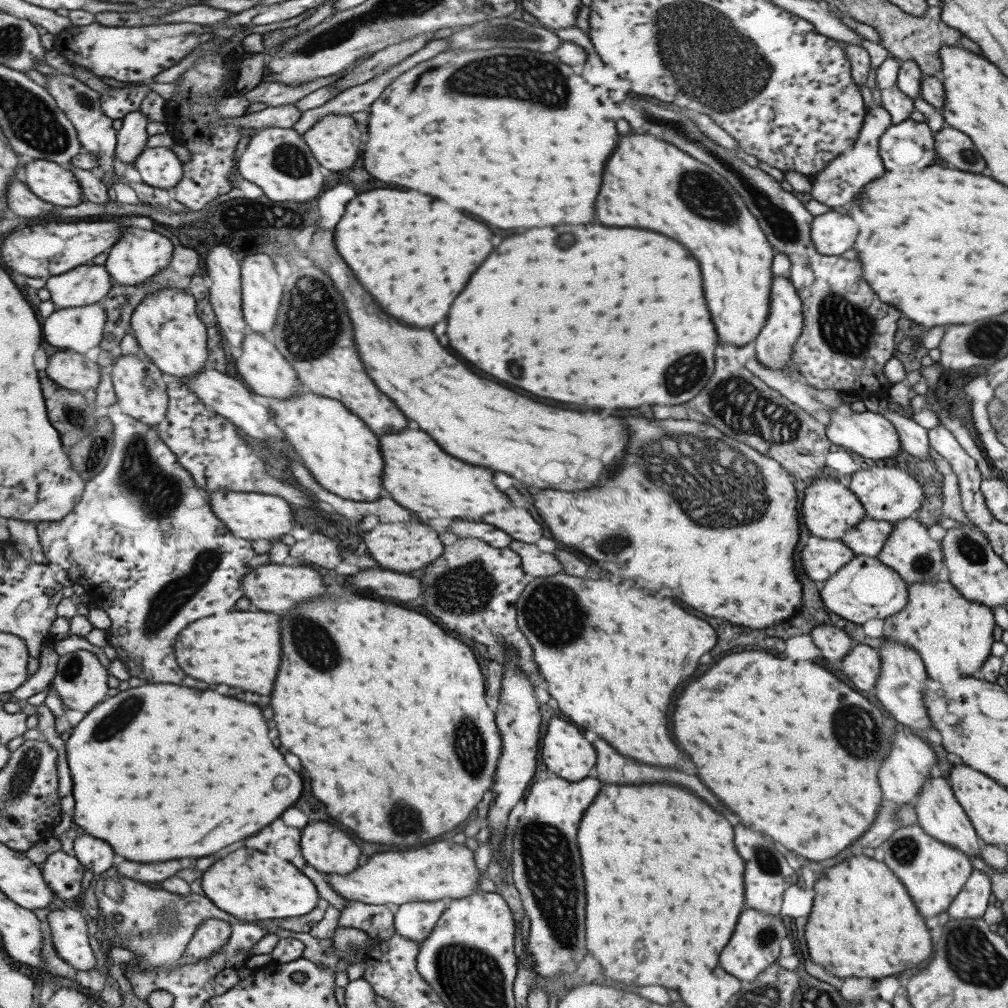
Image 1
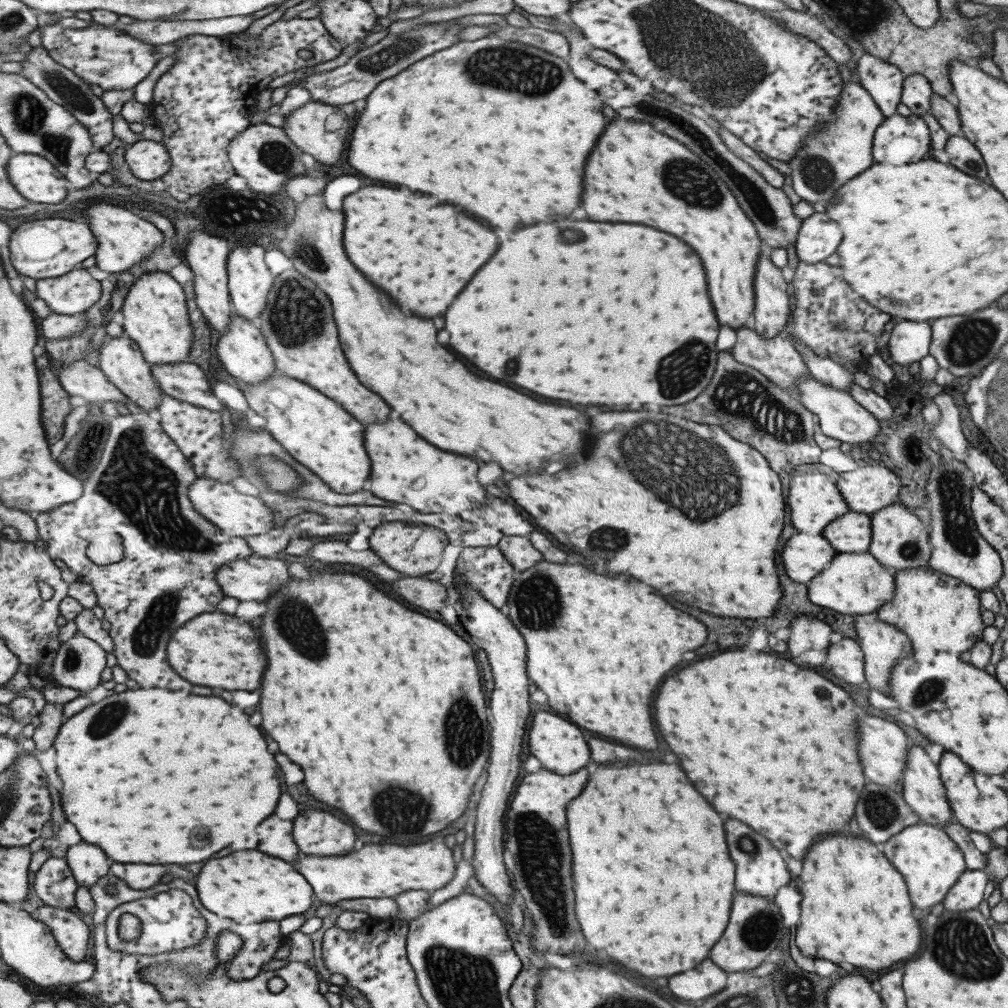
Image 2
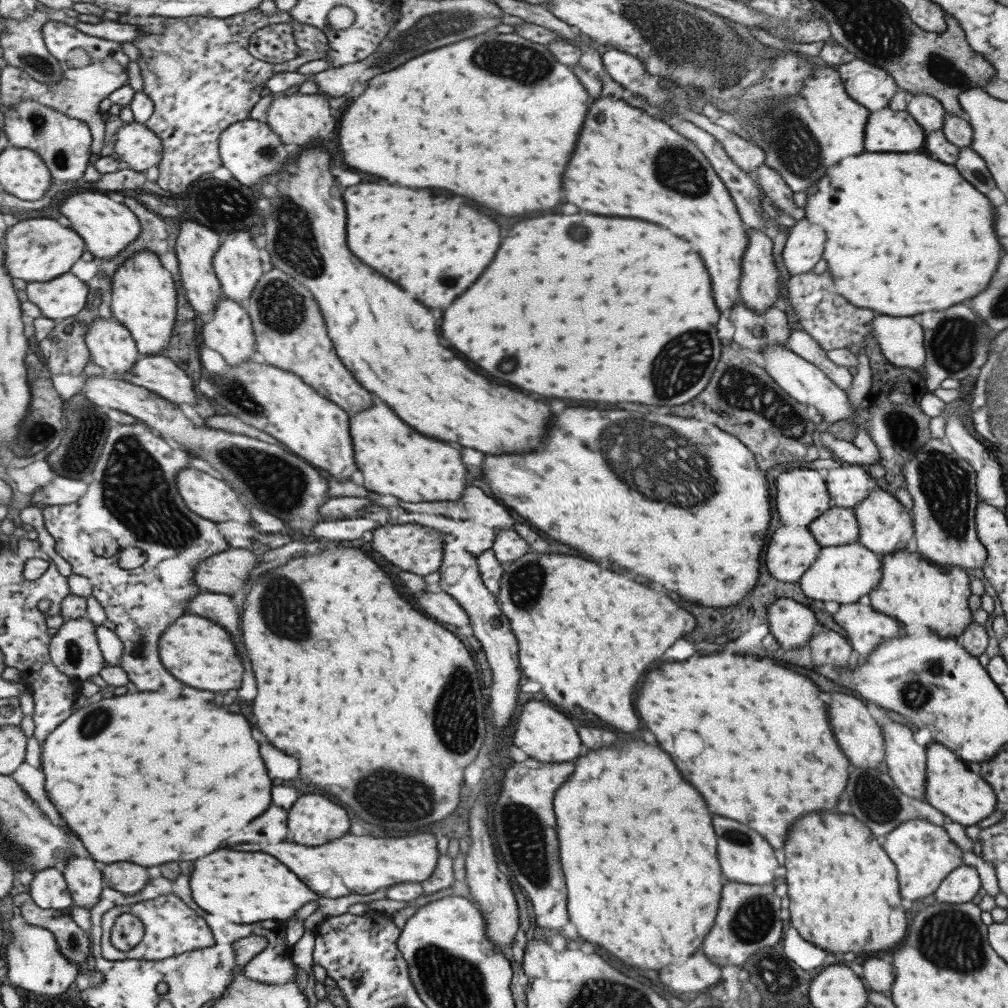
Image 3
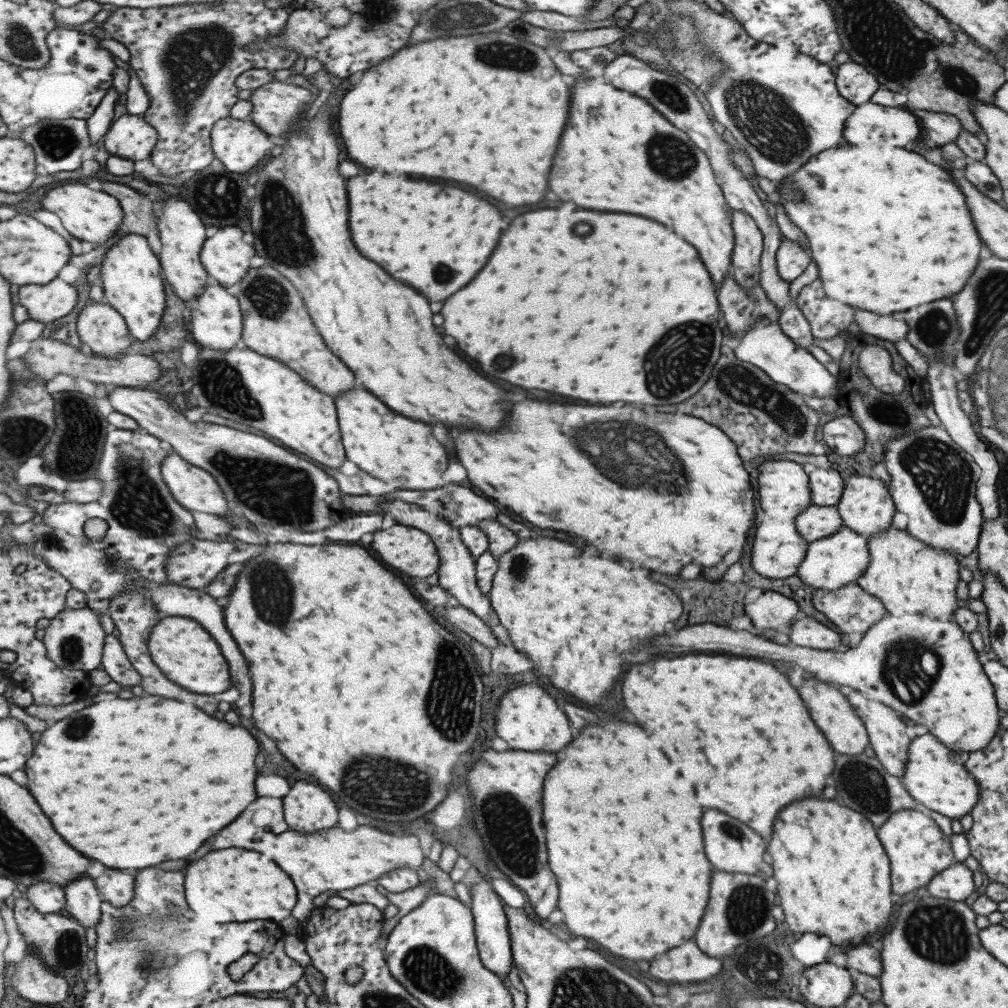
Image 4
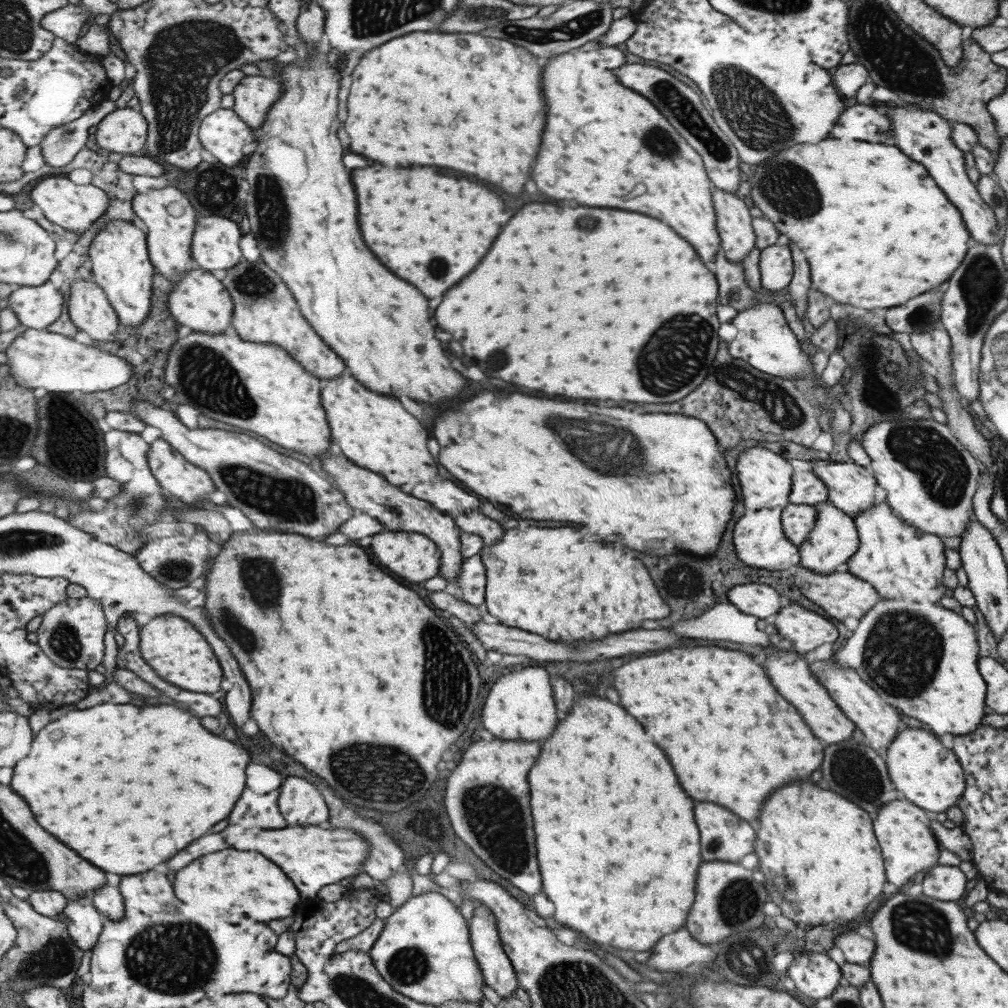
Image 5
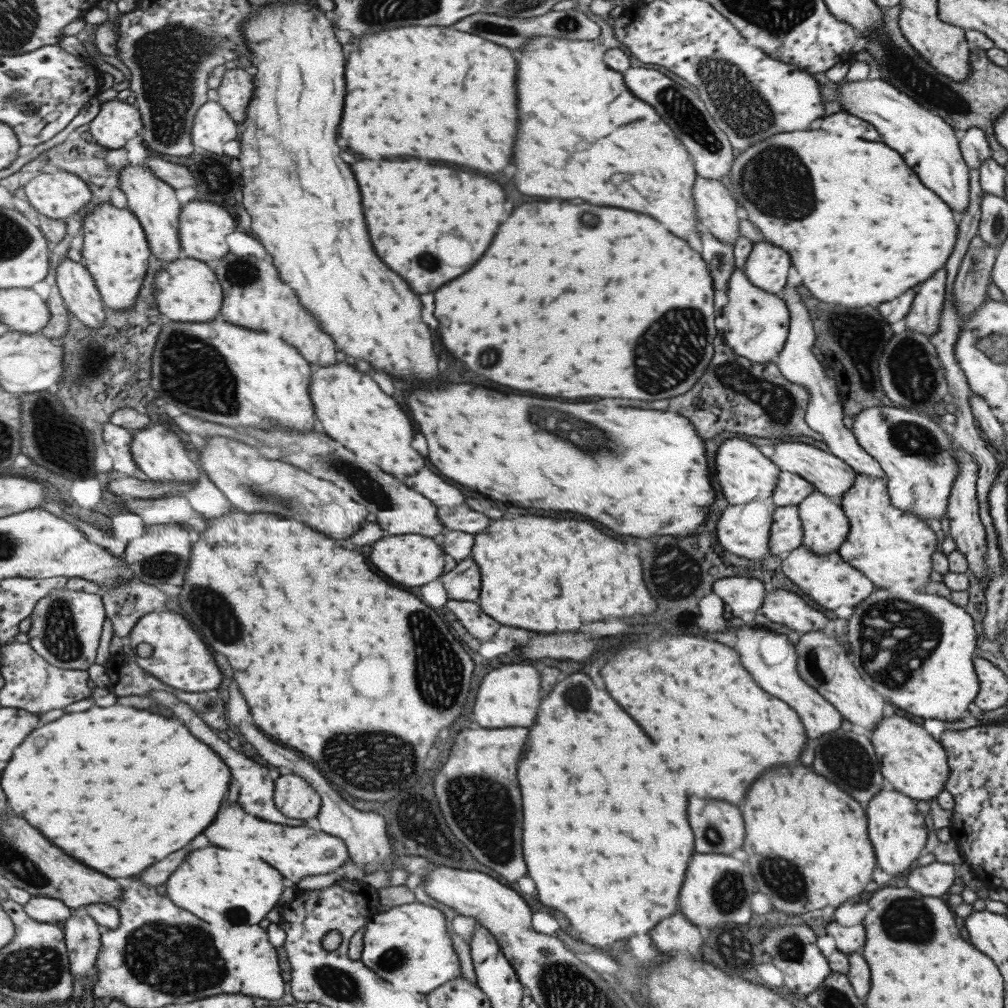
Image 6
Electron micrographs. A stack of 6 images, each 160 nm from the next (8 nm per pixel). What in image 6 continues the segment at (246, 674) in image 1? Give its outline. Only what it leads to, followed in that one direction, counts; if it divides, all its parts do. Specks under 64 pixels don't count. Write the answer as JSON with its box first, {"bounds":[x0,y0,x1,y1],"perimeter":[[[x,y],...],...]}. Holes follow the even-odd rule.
{"bounds":[127,609,223,692],"perimeter":[[[169,609],[146,614],[130,632],[127,647],[134,651],[143,642],[153,646],[153,654],[149,658],[139,658],[137,662],[165,684],[185,692],[209,692],[221,686],[223,672],[219,670],[213,652],[181,614],[169,612]]]}

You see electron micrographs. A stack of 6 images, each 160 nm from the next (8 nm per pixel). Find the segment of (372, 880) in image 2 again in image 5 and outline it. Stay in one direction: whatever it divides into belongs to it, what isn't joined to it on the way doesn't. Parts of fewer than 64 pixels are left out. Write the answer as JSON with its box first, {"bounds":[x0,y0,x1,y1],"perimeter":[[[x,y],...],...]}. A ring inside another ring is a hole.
{"bounds":[229,825,369,901],"perimeter":[[[307,825],[281,828],[281,830],[259,830],[255,832],[245,832],[241,834],[241,838],[237,838],[239,842],[229,842],[231,846],[239,848],[239,850],[257,850],[265,856],[269,856],[271,860],[277,860],[277,864],[281,864],[281,868],[285,868],[287,876],[293,876],[293,882],[297,884],[297,895],[301,894],[303,901],[305,899],[319,898],[318,894],[321,888],[329,886],[329,884],[337,884],[340,880],[355,878],[355,876],[364,872],[363,862],[368,858],[369,842],[365,841],[365,837],[361,837],[360,833],[355,833],[351,829],[333,829],[328,825]]]}

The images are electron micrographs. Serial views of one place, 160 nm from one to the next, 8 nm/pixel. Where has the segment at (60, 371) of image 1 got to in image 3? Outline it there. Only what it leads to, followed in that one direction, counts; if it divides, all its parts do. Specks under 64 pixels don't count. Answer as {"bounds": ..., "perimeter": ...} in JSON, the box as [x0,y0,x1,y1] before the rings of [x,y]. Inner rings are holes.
{"bounds":[83,373,329,532],"perimeter":[[[106,373],[88,377],[83,393],[94,405],[106,405],[110,409],[121,410],[128,419],[144,422],[153,432],[159,432],[164,438],[172,438],[183,444],[191,456],[201,458],[219,472],[240,493],[241,499],[249,508],[264,510],[283,520],[297,532],[310,532],[323,520],[324,516],[319,514],[319,508],[329,499],[329,482],[319,474],[317,467],[303,457],[289,452],[288,448],[283,450],[286,447],[279,448],[251,436],[196,423],[196,418],[186,407],[166,400],[144,386],[137,386]]]}

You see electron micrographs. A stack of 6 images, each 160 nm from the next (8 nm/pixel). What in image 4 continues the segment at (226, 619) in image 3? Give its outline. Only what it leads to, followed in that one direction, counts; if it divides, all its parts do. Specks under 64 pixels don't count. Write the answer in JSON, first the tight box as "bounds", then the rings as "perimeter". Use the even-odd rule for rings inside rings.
{"bounds":[147,583,253,708],"perimeter":[[[157,583],[156,586],[153,584],[147,584],[148,598],[150,598],[155,605],[157,605],[157,609],[160,614],[164,616],[184,616],[192,618],[193,620],[200,621],[201,624],[205,626],[205,628],[209,628],[209,632],[211,632],[211,636],[221,644],[221,648],[223,648],[223,652],[225,652],[225,658],[229,660],[229,664],[231,664],[231,668],[233,668],[233,686],[237,686],[239,690],[241,690],[241,698],[237,700],[237,706],[239,708],[245,708],[245,706],[251,706],[251,700],[253,700],[253,682],[251,682],[251,676],[249,676],[249,664],[247,664],[247,660],[243,658],[243,654],[241,654],[241,650],[239,650],[239,646],[237,646],[237,642],[235,642],[235,638],[231,636],[231,632],[227,630],[227,624],[225,624],[225,607],[219,606],[217,604],[217,599],[215,596],[211,596],[206,589],[192,589],[189,587],[183,587],[182,585],[176,585],[175,583]]]}

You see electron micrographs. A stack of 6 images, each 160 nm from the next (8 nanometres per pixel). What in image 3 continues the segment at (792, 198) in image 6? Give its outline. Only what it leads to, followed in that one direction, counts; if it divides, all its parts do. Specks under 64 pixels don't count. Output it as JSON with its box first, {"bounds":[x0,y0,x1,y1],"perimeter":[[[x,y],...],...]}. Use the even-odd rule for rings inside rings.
{"bounds":[804,152,1001,316],"perimeter":[[[859,152],[857,156],[847,156],[841,160],[841,164],[829,168],[831,174],[821,176],[813,188],[807,187],[804,190],[806,194],[804,218],[809,224],[814,224],[825,230],[825,246],[823,246],[823,260],[827,262],[827,270],[831,272],[833,278],[834,291],[845,298],[849,304],[857,308],[869,308],[877,314],[887,314],[887,316],[915,316],[921,310],[941,310],[949,308],[953,304],[959,304],[963,300],[969,300],[977,292],[981,292],[991,274],[995,272],[997,258],[1001,254],[999,242],[993,234],[993,206],[989,200],[979,194],[969,182],[965,182],[953,166],[941,161],[929,158],[923,153],[918,152],[900,152],[899,154],[869,154],[869,152]]]}

